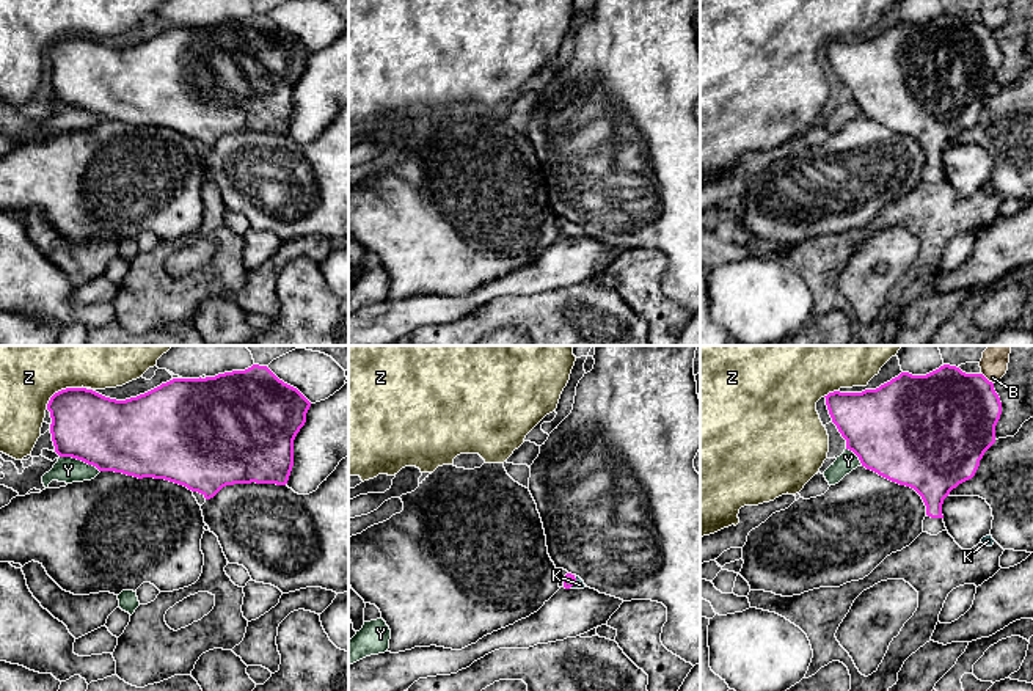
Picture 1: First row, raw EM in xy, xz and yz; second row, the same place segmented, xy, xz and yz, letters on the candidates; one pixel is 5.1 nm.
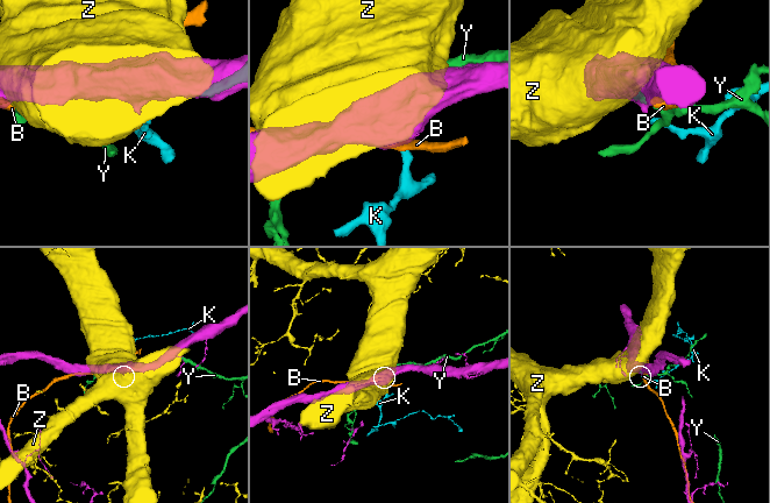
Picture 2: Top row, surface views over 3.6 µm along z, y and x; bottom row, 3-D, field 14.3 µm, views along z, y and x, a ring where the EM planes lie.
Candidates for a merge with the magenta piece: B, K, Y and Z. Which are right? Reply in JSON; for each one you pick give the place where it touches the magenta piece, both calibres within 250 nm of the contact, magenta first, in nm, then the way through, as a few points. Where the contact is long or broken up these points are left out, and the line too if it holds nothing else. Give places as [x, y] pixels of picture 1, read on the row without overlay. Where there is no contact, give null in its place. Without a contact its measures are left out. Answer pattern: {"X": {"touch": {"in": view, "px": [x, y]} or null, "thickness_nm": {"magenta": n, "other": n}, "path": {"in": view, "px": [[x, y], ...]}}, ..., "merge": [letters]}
{"K": {"touch": {"in": "xz", "px": [575, 230]}, "thickness_nm": {"magenta": 60, "other": 50}, "path": {"in": "xz", "px": [[569, 228], [575, 230], [580, 233]]}}, "merge": ["K"]}

